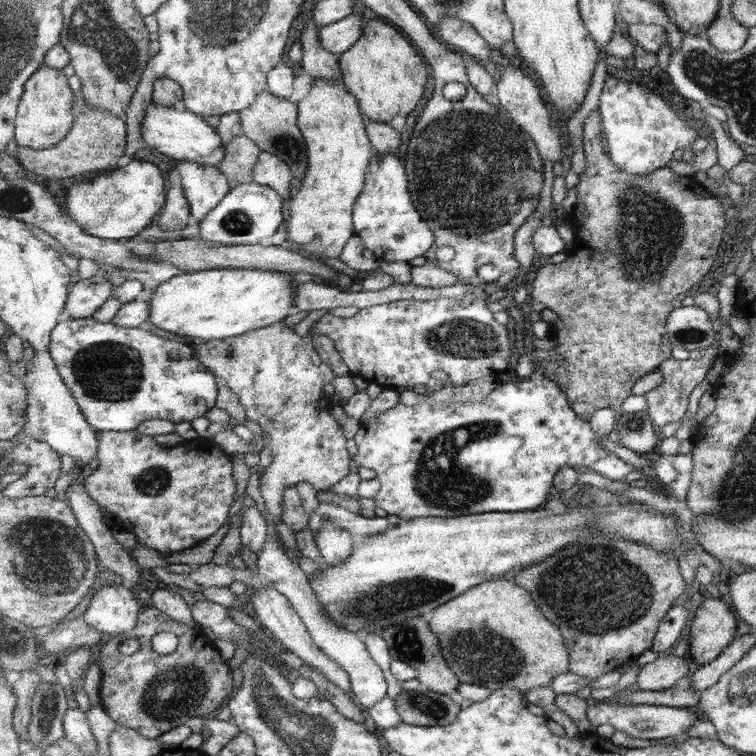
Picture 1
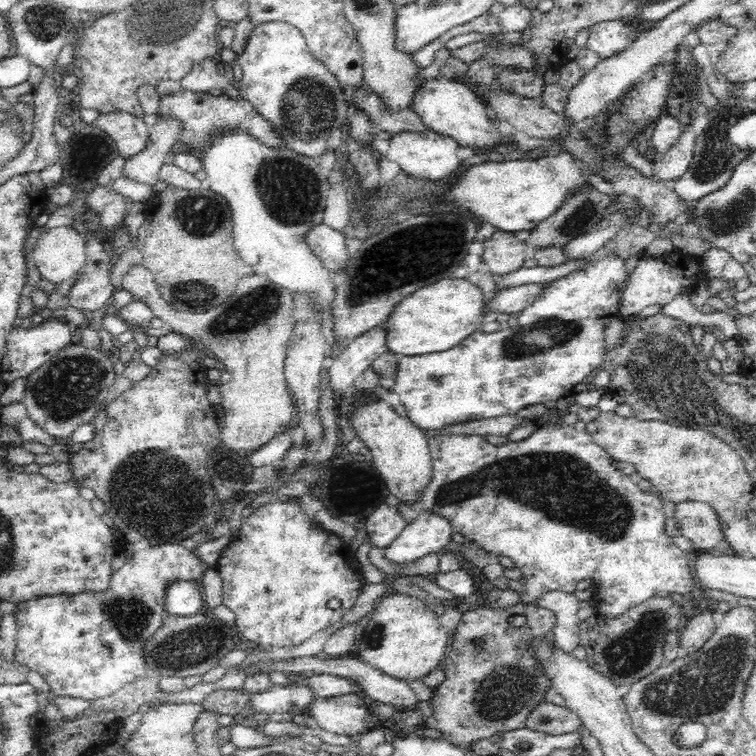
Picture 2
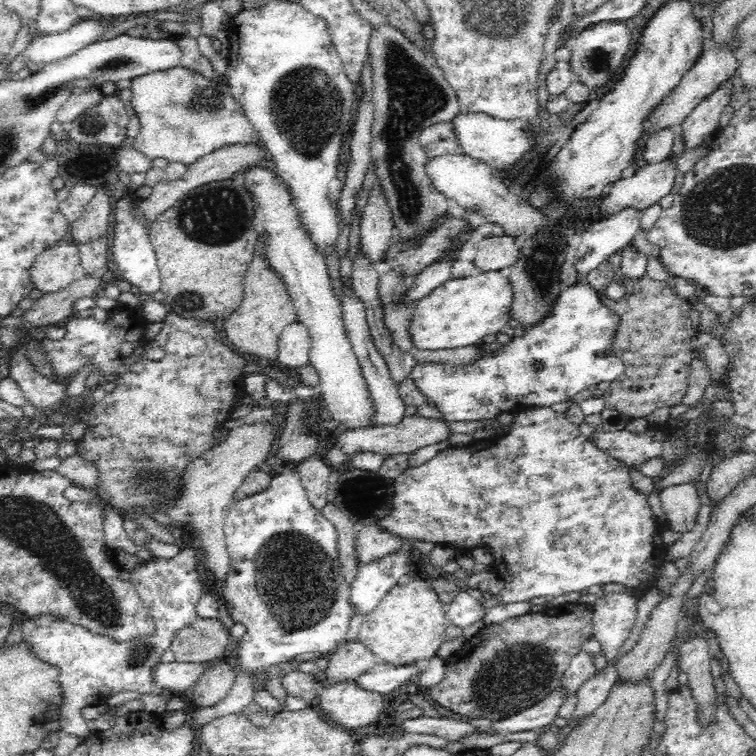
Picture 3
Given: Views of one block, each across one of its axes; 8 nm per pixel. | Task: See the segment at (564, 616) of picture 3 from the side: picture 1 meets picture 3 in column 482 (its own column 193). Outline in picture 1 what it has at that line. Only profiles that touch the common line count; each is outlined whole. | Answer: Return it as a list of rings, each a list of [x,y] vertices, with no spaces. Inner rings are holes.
[[[149,604],[140,613],[138,625],[131,633],[115,637],[107,637],[99,649],[98,665],[102,670],[101,696],[103,706],[107,712],[123,726],[134,728],[147,738],[159,738],[162,734],[185,725],[188,720],[196,717],[207,716],[217,708],[224,707],[229,698],[235,693],[235,680],[233,669],[229,660],[221,656],[215,649],[214,640],[207,631],[194,629],[189,623],[177,622],[174,618],[161,612]],[[159,632],[175,632],[180,638],[179,648],[171,654],[159,654],[152,647],[152,638]],[[126,638],[133,638],[140,644],[138,650],[132,655],[121,652],[121,642]]]

